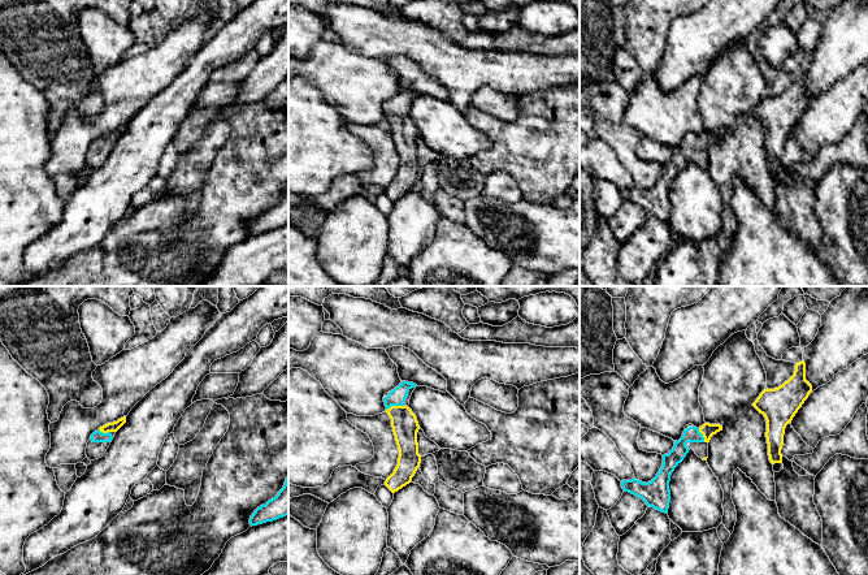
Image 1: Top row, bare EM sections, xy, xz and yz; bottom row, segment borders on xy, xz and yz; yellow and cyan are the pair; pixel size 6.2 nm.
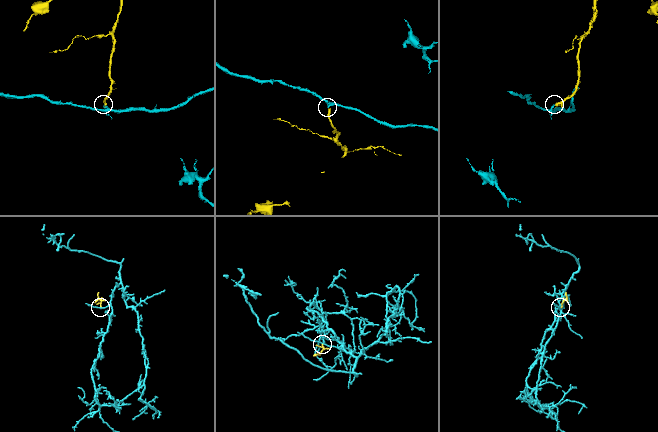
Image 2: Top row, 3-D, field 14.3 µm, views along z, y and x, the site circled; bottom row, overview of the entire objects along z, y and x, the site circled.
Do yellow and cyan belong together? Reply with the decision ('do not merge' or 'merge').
merge

